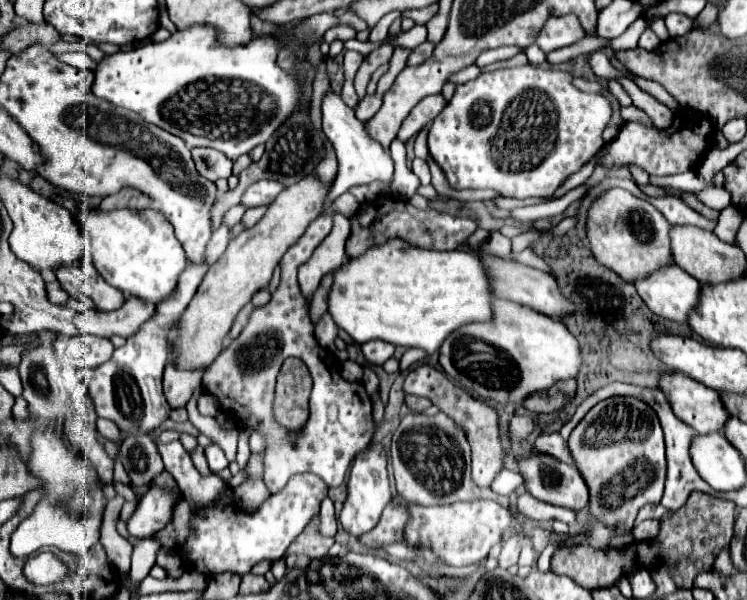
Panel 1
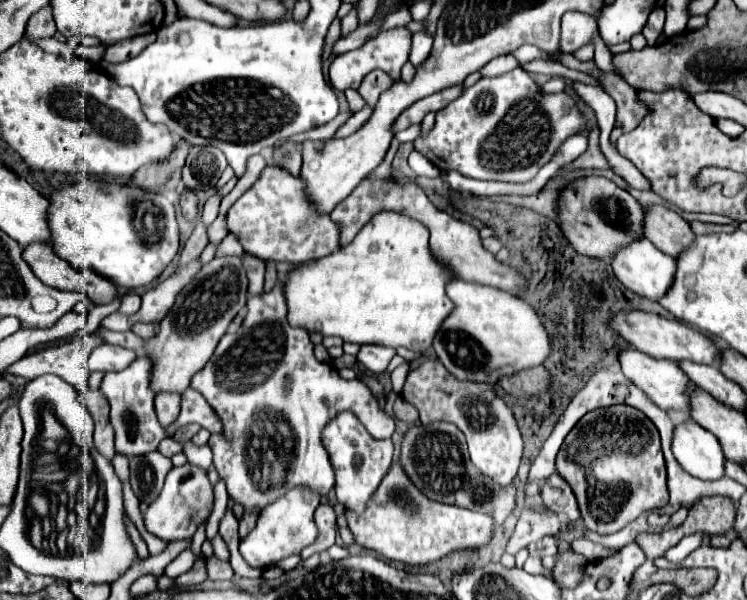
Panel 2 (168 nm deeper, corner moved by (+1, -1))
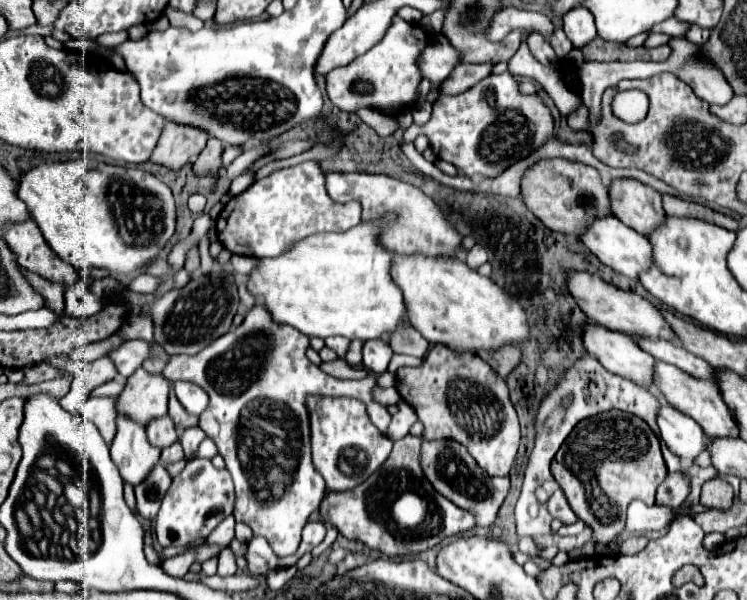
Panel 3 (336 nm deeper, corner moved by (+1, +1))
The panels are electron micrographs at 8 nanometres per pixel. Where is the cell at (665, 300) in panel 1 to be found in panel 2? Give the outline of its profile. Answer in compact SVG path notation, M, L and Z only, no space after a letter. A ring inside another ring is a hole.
M639 238L633 240L631 244L623 244L611 258L611 268L615 272L615 276L625 284L625 288L629 288L631 292L645 296L649 300L659 300L659 296L663 296L663 292L667 292L667 286L671 284L671 280L675 278L675 258L659 252L647 238Z

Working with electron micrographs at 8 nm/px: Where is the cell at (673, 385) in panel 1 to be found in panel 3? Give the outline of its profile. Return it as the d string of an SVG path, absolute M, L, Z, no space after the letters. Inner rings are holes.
M591 322L583 332L583 344L609 372L643 388L649 388L655 382L655 360L641 350L631 336L611 332L605 326Z

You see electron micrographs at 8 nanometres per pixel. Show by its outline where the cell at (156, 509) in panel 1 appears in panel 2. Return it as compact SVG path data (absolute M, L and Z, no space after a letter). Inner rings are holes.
M185 464L181 468L173 468L167 474L165 486L161 490L161 494L157 496L157 500L153 504L147 506L143 520L145 526L151 534L155 534L157 538L165 540L165 542L173 542L173 540L183 540L183 538L191 538L195 534L195 530L209 518L209 514L213 512L213 484L207 478L207 472L199 466L191 466Z

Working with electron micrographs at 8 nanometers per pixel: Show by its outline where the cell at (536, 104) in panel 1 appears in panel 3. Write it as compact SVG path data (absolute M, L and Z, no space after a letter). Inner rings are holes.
M489 74L477 82L471 90L437 98L433 102L433 116L425 126L411 126L405 130L403 142L415 142L417 136L425 134L433 154L439 160L453 164L467 176L499 176L515 162L537 152L555 130L551 110L537 94L521 94L519 82L509 74Z

